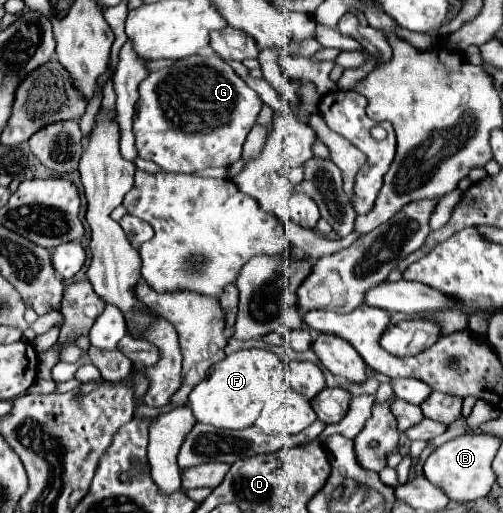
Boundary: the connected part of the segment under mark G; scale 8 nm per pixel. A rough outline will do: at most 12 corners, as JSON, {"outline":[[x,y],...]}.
{"outline":[[217,56],[139,84],[139,158],[231,166],[261,98]]}

